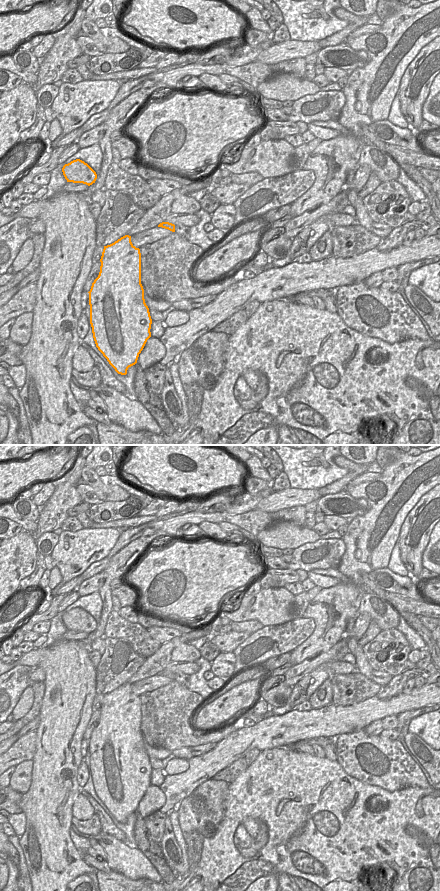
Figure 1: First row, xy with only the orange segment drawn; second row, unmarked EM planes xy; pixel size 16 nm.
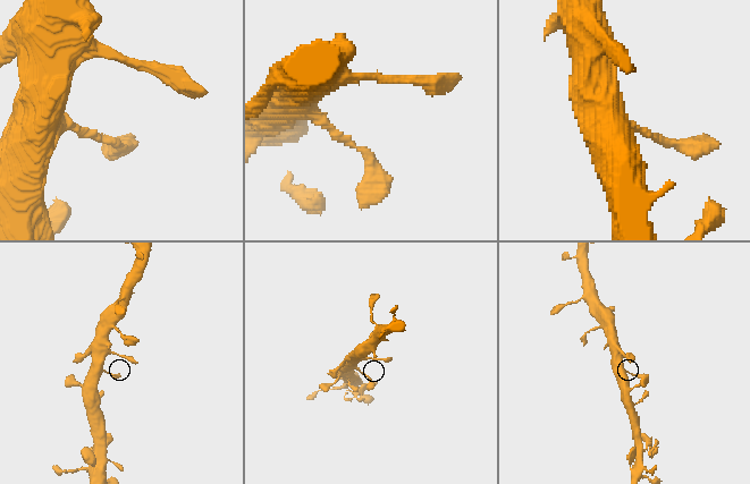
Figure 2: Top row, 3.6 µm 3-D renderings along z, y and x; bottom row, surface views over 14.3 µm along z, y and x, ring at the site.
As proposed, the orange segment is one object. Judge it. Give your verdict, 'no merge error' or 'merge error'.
no merge error

